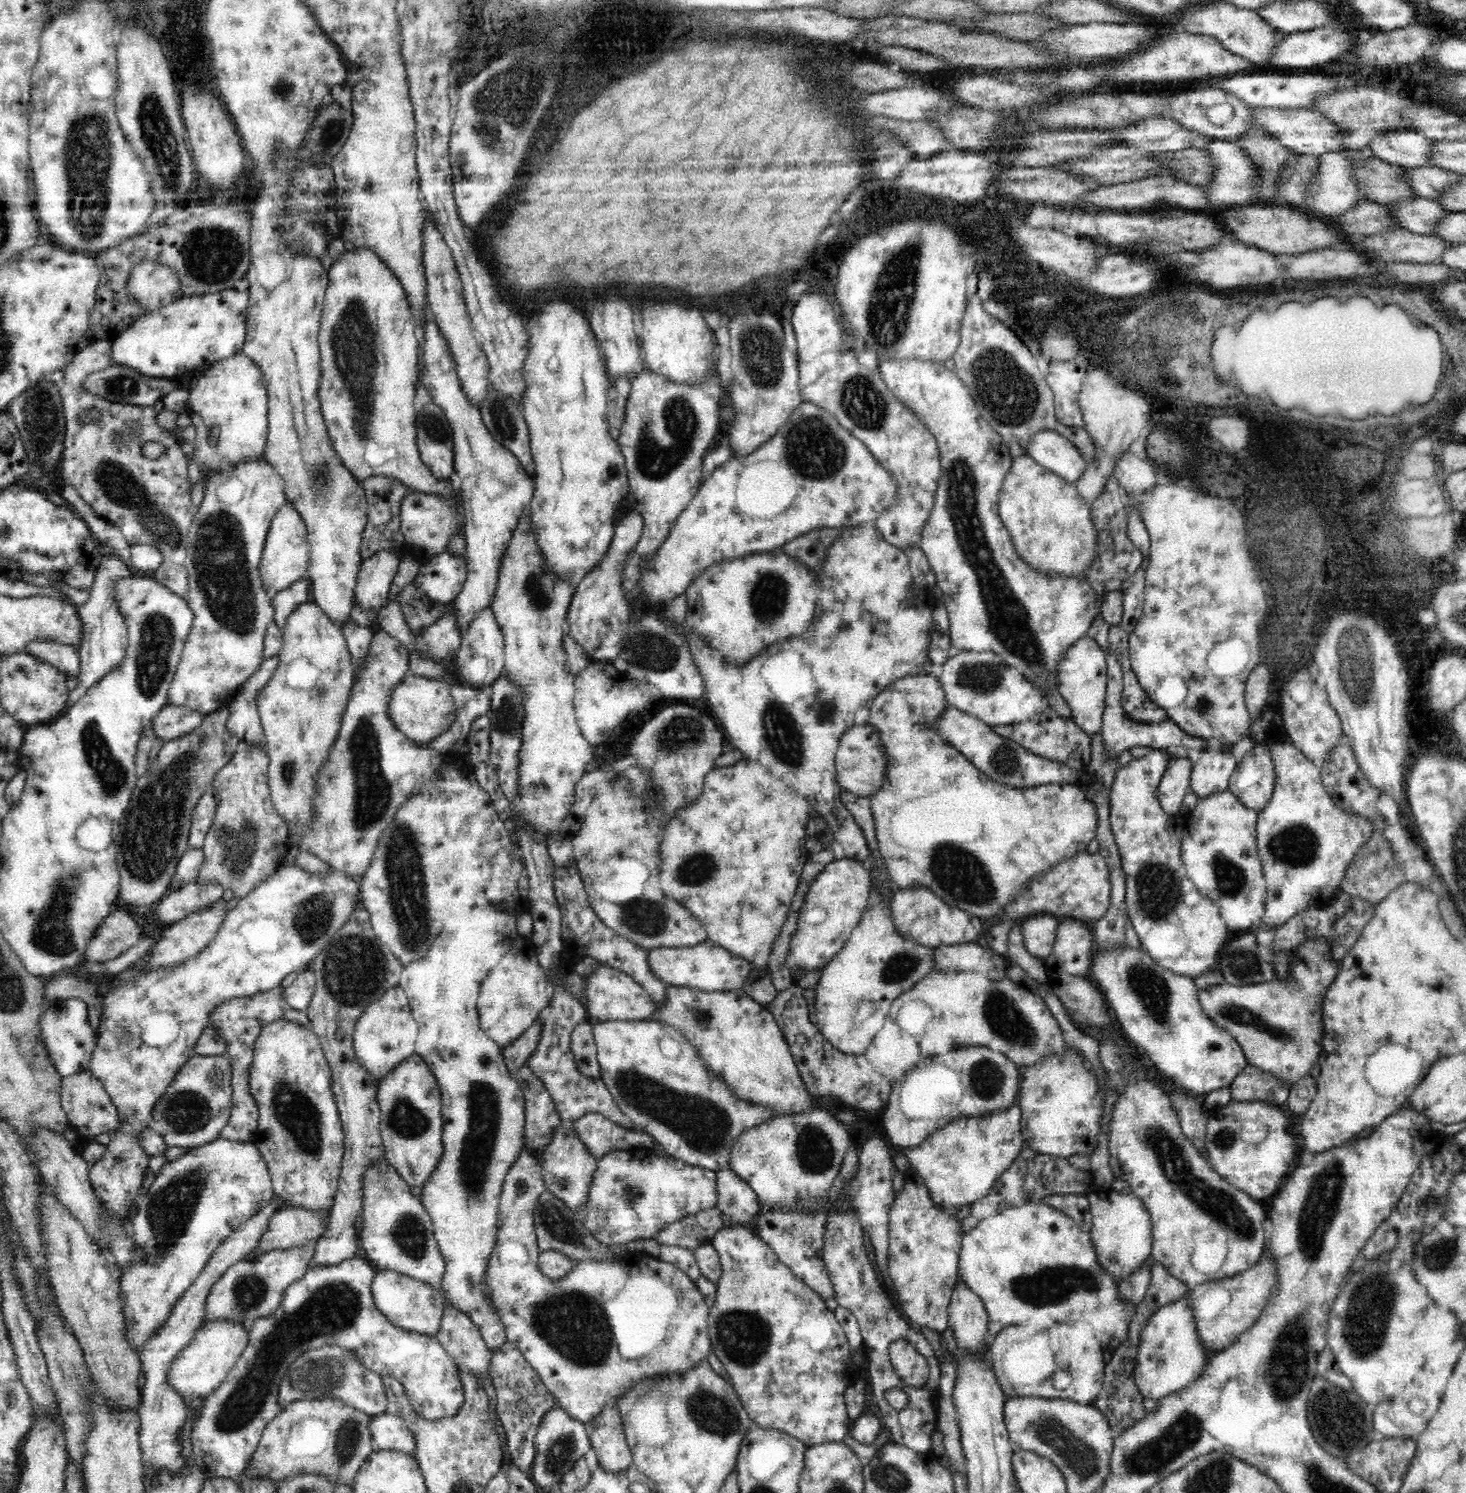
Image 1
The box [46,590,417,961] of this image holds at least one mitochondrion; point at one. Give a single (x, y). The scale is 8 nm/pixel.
(152, 832)

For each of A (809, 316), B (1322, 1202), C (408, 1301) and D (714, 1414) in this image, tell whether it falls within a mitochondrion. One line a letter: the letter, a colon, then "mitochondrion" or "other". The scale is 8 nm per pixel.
A: other
B: mitochondrion
C: other
D: mitochondrion

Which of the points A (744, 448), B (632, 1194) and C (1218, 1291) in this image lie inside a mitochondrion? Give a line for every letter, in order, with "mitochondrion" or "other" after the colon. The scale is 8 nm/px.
A: other
B: mitochondrion
C: other

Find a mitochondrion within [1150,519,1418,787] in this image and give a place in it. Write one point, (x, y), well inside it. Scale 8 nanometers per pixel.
(1343, 654)

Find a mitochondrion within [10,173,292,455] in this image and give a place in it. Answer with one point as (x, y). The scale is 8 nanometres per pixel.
(211, 256)

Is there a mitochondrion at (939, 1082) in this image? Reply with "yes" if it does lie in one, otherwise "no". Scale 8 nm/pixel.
no

